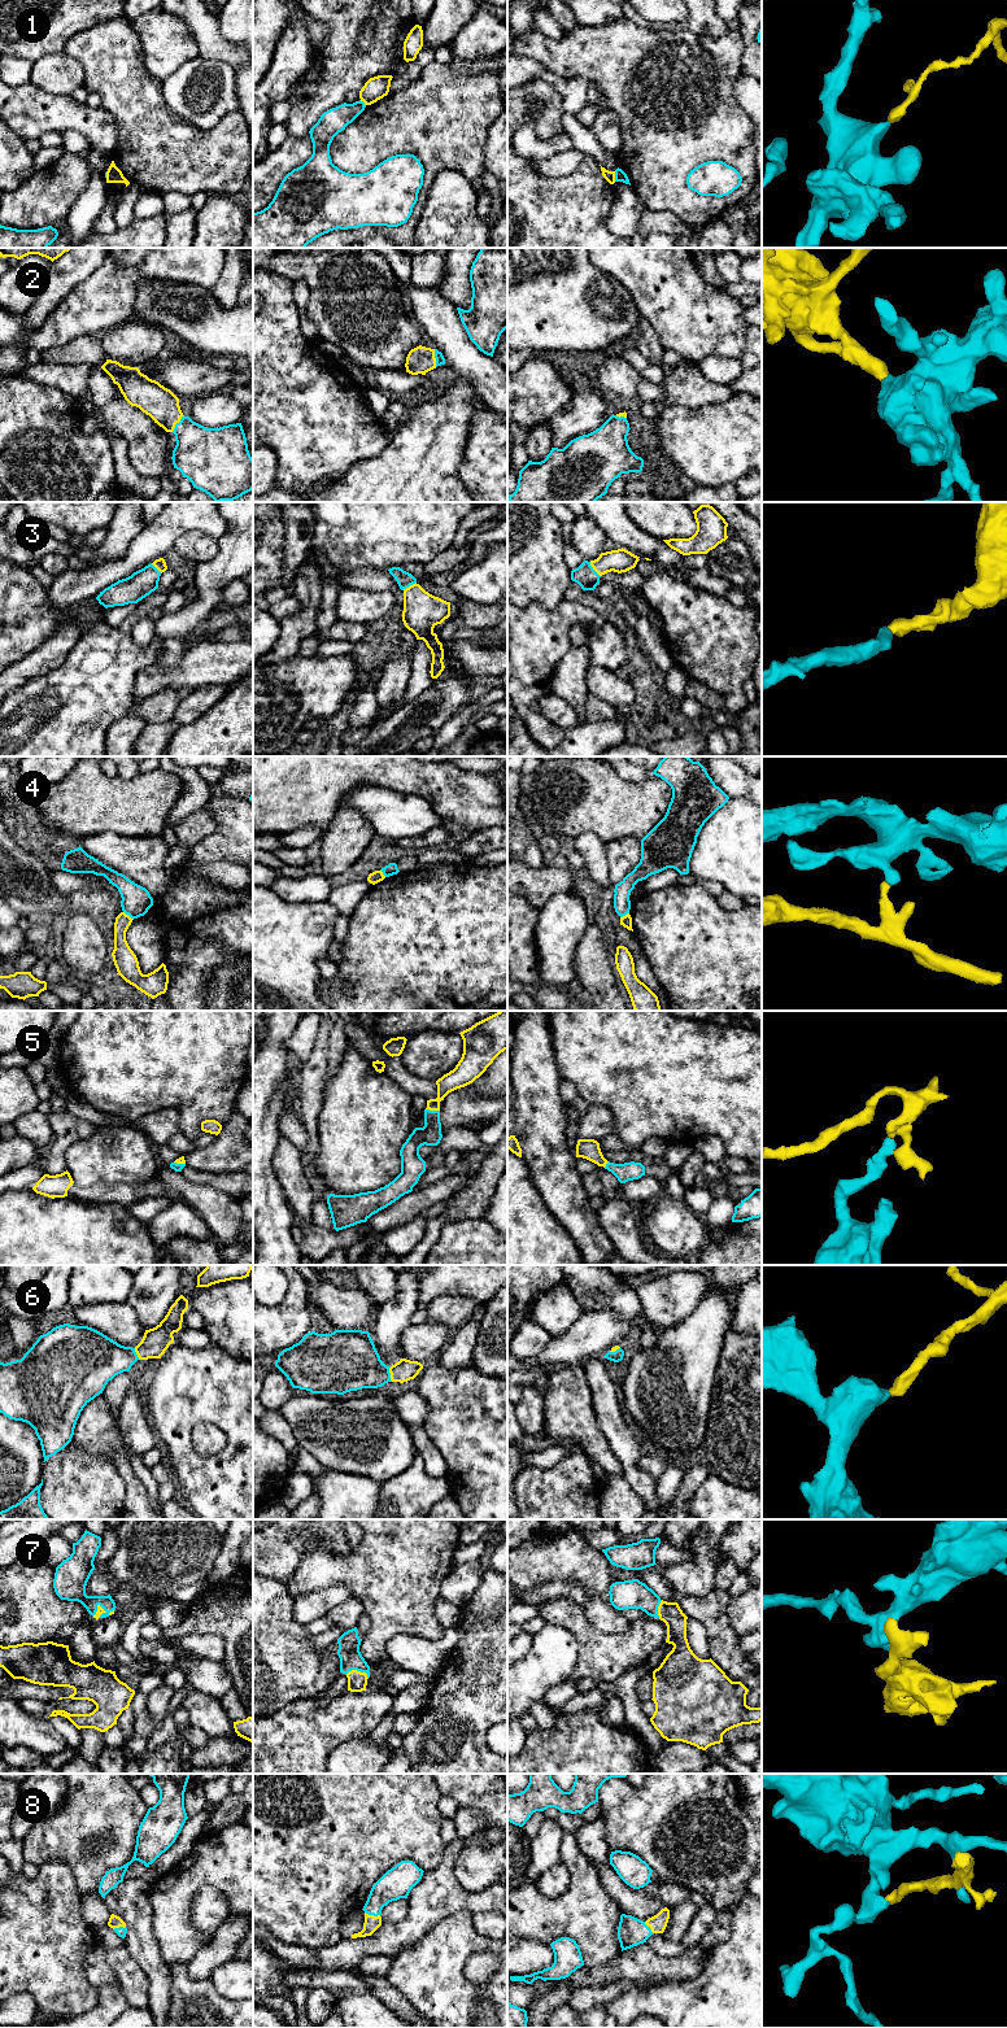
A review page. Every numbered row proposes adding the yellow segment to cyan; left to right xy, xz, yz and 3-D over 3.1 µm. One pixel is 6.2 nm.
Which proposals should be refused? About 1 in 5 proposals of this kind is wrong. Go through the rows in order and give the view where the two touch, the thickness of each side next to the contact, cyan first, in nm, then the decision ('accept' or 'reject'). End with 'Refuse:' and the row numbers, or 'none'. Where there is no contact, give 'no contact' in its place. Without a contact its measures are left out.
1: meets cyan in yz; 70 nm thick on the cyan side, 60 nm on the other; reject
2: meets cyan in xy; 340 nm thick on the cyan side, 200 nm on the other; accept
3: meets cyan in yz; 140 nm thick on the cyan side, 150 nm on the other; accept
4: meets cyan in xy; 180 nm thick on the cyan side, 120 nm on the other; reject
5: meets cyan in xz; 140 nm thick on the cyan side, 120 nm on the other; accept
6: meets cyan in xz; 340 nm thick on the cyan side, 140 nm on the other; accept
7: meets cyan in xz; 140 nm thick on the cyan side, 120 nm on the other; accept
8: meets cyan in xz; 190 nm thick on the cyan side, 100 nm on the other; accept
Refuse: 1, 4

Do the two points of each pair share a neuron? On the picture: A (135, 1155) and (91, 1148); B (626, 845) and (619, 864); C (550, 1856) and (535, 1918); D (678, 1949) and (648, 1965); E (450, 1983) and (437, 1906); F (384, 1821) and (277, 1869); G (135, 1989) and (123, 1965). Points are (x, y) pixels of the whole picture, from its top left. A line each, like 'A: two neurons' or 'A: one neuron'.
A: one neuron
B: one neuron
C: two neurons
D: two neurons
E: two neurons
F: one neuron
G: one neuron

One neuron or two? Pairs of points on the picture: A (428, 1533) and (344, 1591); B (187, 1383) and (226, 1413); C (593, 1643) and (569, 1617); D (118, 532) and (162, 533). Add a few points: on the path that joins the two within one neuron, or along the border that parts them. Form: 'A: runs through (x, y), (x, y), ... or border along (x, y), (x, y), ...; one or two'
A: border along (319, 1590), (344, 1582), (353, 1595); two
B: runs through (196, 1387), (217, 1408); one
C: runs through (588, 1636), (575, 1623); one
D: border along (144, 526), (121, 558); two

